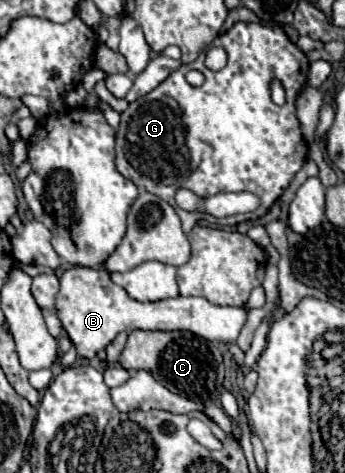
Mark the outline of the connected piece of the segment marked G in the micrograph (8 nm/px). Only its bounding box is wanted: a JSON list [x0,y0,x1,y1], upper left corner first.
[115,23,309,233]

